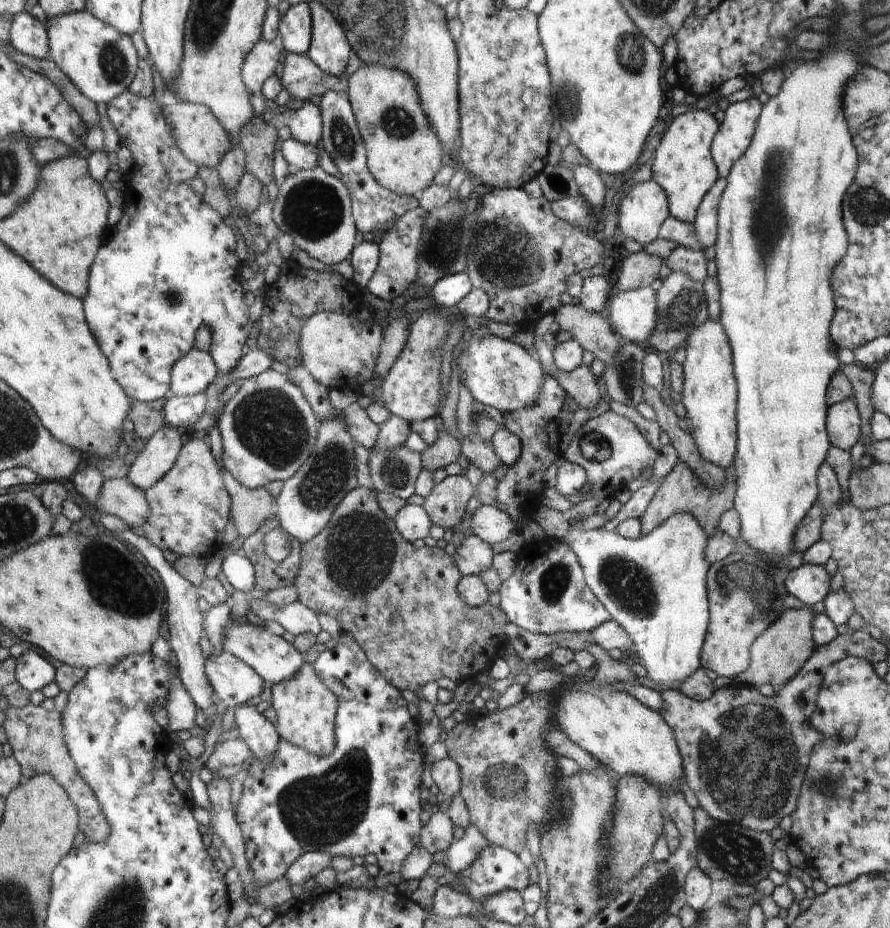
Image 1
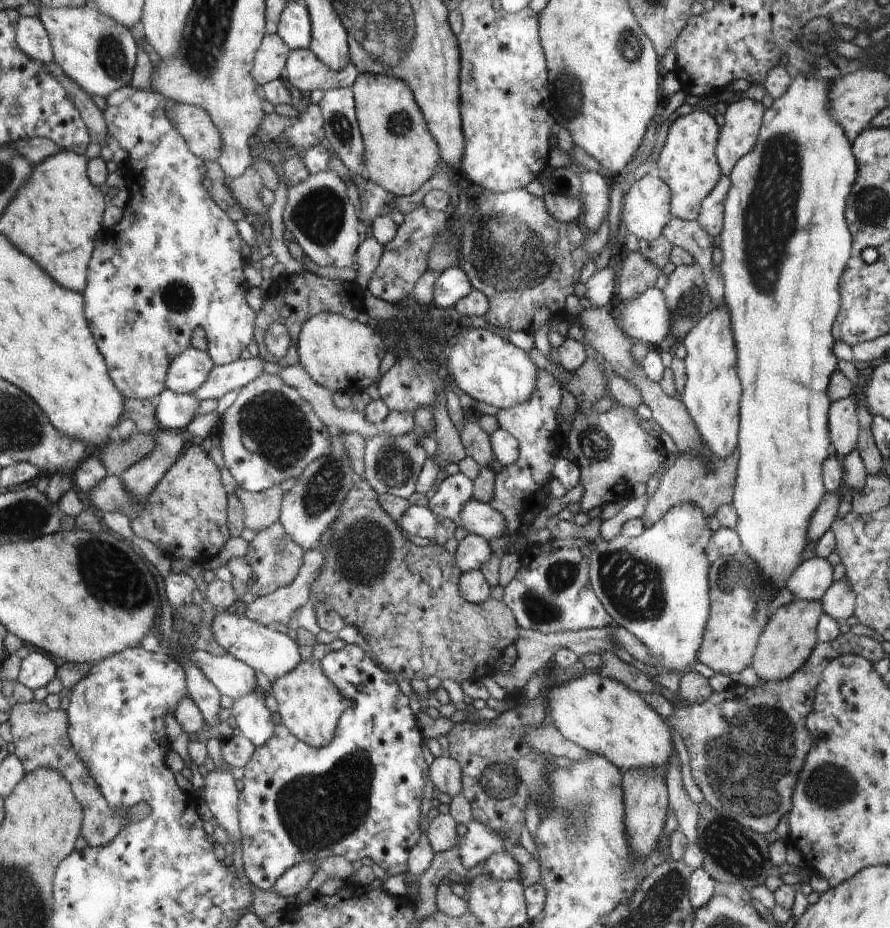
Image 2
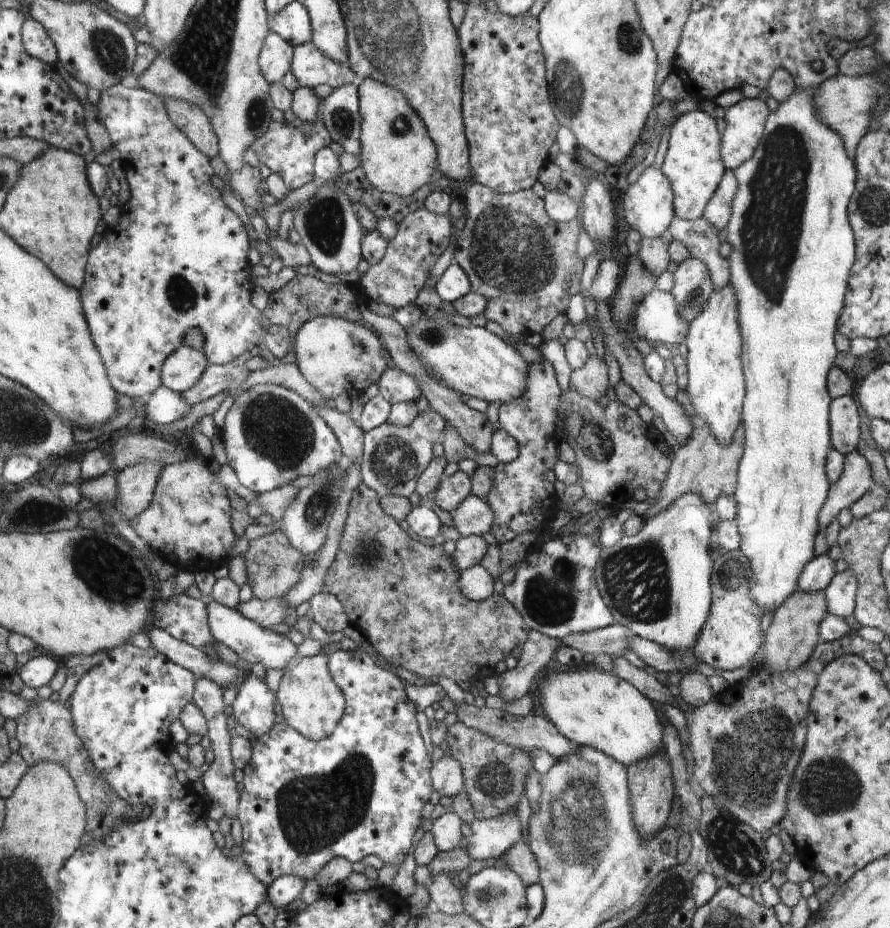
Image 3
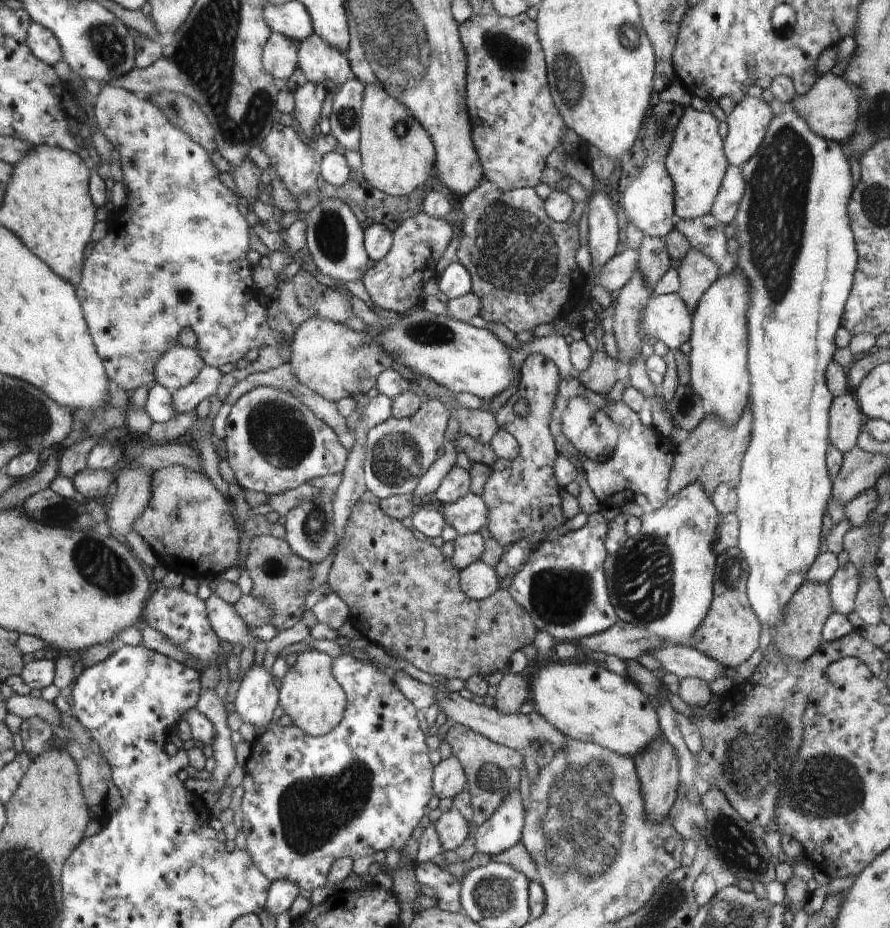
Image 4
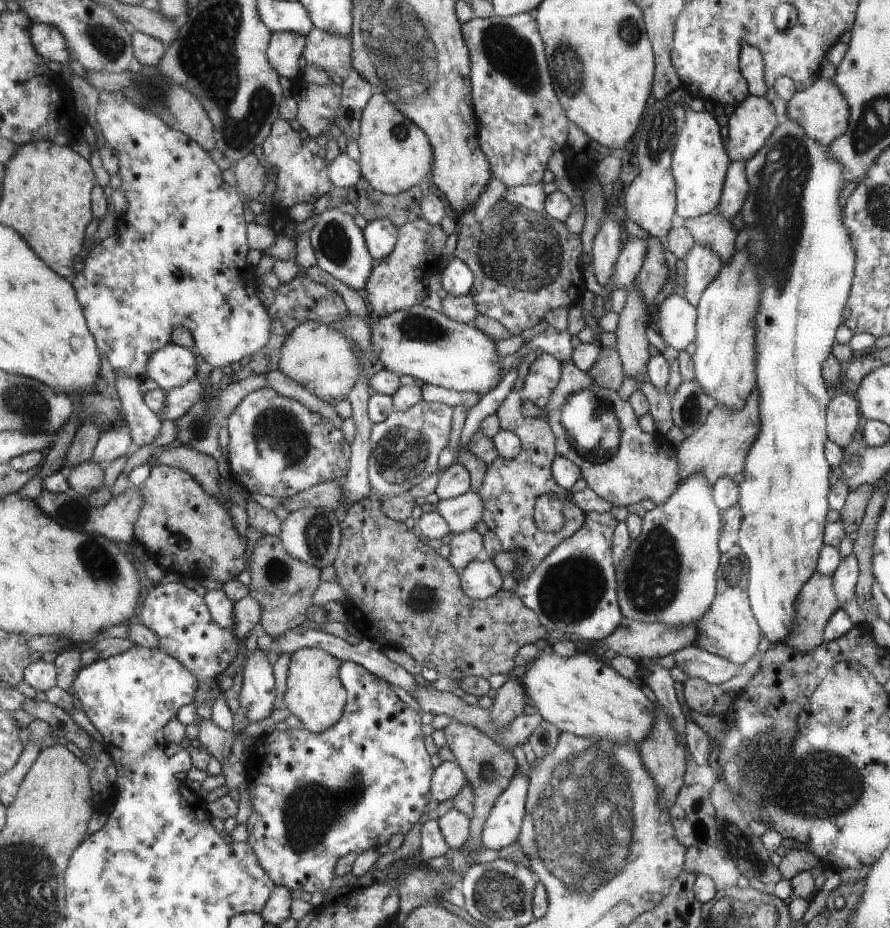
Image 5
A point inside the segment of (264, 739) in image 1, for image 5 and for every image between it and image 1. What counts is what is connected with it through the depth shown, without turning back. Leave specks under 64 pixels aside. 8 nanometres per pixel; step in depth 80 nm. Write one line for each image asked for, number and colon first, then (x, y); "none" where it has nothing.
2: (254, 719)
3: (253, 706)
4: (257, 696)
5: (258, 693)

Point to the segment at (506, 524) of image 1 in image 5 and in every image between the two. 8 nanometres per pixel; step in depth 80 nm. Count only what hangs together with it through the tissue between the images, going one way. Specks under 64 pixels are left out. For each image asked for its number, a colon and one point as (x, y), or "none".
2: (479, 518)
3: (473, 516)
4: (468, 515)
5: (462, 512)

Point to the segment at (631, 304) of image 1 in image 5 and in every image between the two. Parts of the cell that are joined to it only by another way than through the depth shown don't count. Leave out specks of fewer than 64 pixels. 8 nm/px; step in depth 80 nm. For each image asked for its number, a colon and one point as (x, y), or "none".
2: (647, 318)
3: (658, 319)
4: (666, 317)
5: (676, 318)

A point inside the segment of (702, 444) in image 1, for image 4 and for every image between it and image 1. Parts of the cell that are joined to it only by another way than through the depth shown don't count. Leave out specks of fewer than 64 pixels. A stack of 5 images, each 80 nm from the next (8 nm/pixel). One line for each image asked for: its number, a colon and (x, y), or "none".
2: (711, 394)
3: (715, 375)
4: (719, 340)

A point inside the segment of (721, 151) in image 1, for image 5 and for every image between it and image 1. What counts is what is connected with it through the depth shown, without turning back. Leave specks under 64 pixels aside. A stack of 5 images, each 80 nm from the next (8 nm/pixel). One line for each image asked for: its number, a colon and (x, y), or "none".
2: (743, 118)
3: (745, 121)
4: (748, 123)
5: (753, 122)

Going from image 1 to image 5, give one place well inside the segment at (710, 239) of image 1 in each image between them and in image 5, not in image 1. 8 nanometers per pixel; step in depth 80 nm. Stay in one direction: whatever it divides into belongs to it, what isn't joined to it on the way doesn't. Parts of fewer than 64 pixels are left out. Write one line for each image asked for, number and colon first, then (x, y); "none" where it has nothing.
2: (711, 216)
3: (718, 212)
4: (726, 206)
5: (736, 188)

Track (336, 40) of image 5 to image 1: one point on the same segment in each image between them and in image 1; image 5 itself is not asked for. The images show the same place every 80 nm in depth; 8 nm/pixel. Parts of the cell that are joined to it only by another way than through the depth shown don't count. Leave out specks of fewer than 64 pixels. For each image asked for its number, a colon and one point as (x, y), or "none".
1: (301, 76)
2: (304, 72)
3: (311, 67)
4: (319, 61)

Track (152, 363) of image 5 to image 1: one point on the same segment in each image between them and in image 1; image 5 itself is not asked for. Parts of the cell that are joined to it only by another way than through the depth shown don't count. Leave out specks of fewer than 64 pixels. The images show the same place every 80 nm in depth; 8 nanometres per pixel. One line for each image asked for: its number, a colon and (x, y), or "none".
1: (194, 373)
2: (189, 371)
3: (185, 366)
4: (179, 366)

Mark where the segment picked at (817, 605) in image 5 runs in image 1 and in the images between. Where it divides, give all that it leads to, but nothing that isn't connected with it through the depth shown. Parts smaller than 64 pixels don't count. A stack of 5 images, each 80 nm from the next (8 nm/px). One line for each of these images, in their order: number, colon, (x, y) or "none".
1: (780, 652)
2: (786, 644)
3: (793, 633)
4: (798, 636)

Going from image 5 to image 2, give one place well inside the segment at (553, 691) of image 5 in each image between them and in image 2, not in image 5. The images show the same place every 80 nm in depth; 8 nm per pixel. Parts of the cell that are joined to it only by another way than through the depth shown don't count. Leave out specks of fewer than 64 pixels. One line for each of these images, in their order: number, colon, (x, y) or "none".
2: (603, 715)
3: (591, 707)
4: (584, 701)

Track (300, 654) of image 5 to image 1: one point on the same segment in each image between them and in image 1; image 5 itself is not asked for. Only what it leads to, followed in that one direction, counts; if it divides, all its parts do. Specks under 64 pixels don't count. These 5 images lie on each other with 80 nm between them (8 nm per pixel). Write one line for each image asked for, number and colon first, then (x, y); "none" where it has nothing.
1: (306, 708)
2: (310, 706)
3: (312, 703)
4: (310, 694)

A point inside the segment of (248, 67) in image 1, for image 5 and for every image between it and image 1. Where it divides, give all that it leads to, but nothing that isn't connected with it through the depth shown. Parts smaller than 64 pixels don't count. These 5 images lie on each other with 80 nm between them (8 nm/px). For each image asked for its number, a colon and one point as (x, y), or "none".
2: (271, 58)
3: (275, 57)
4: (278, 57)
5: (285, 49)

